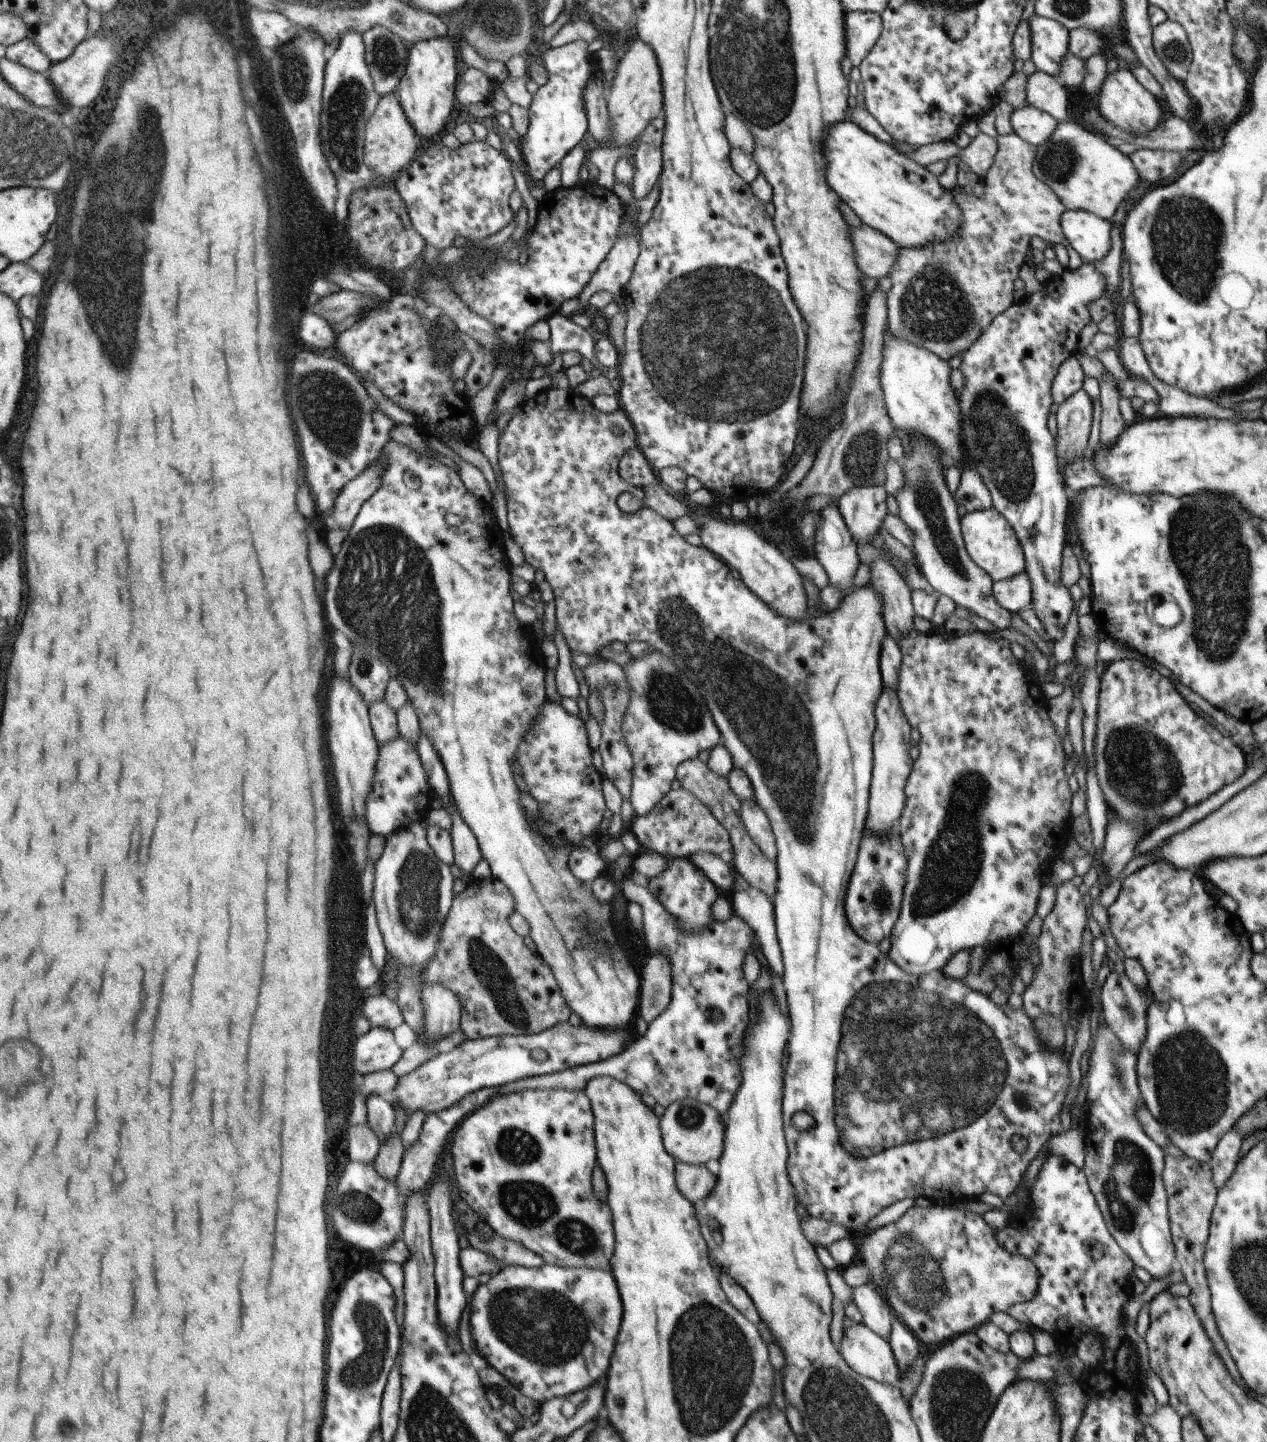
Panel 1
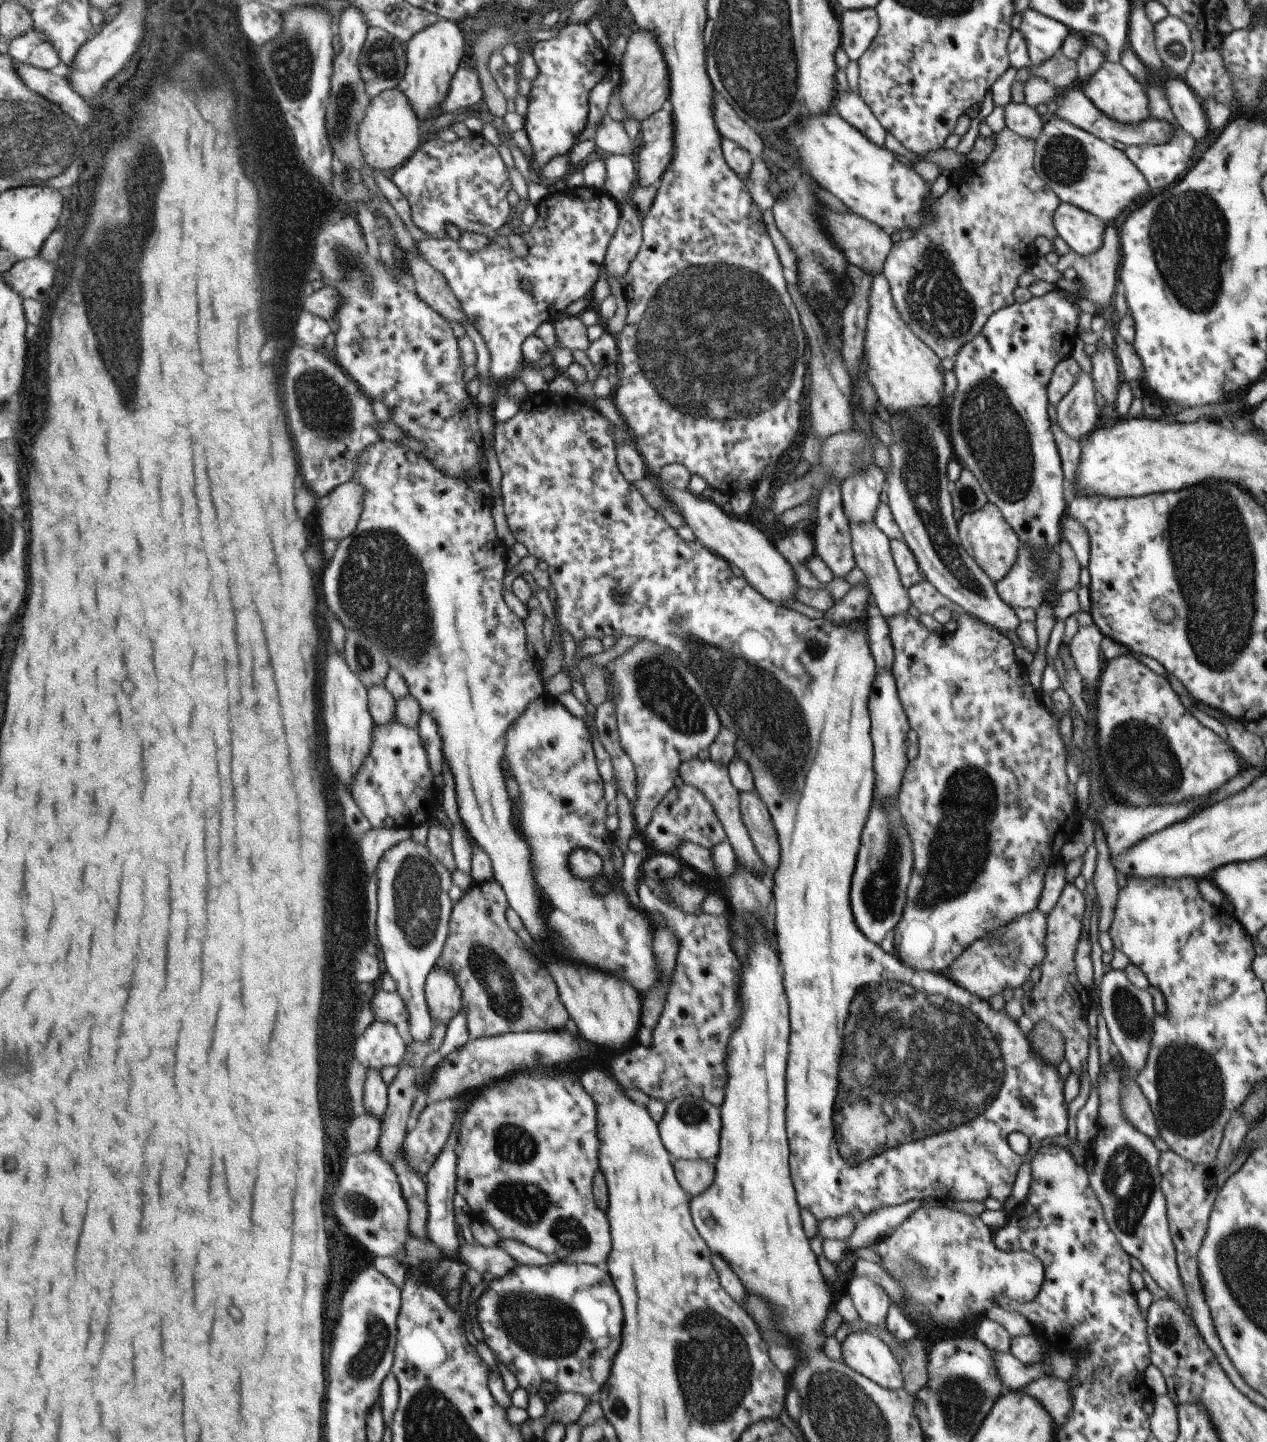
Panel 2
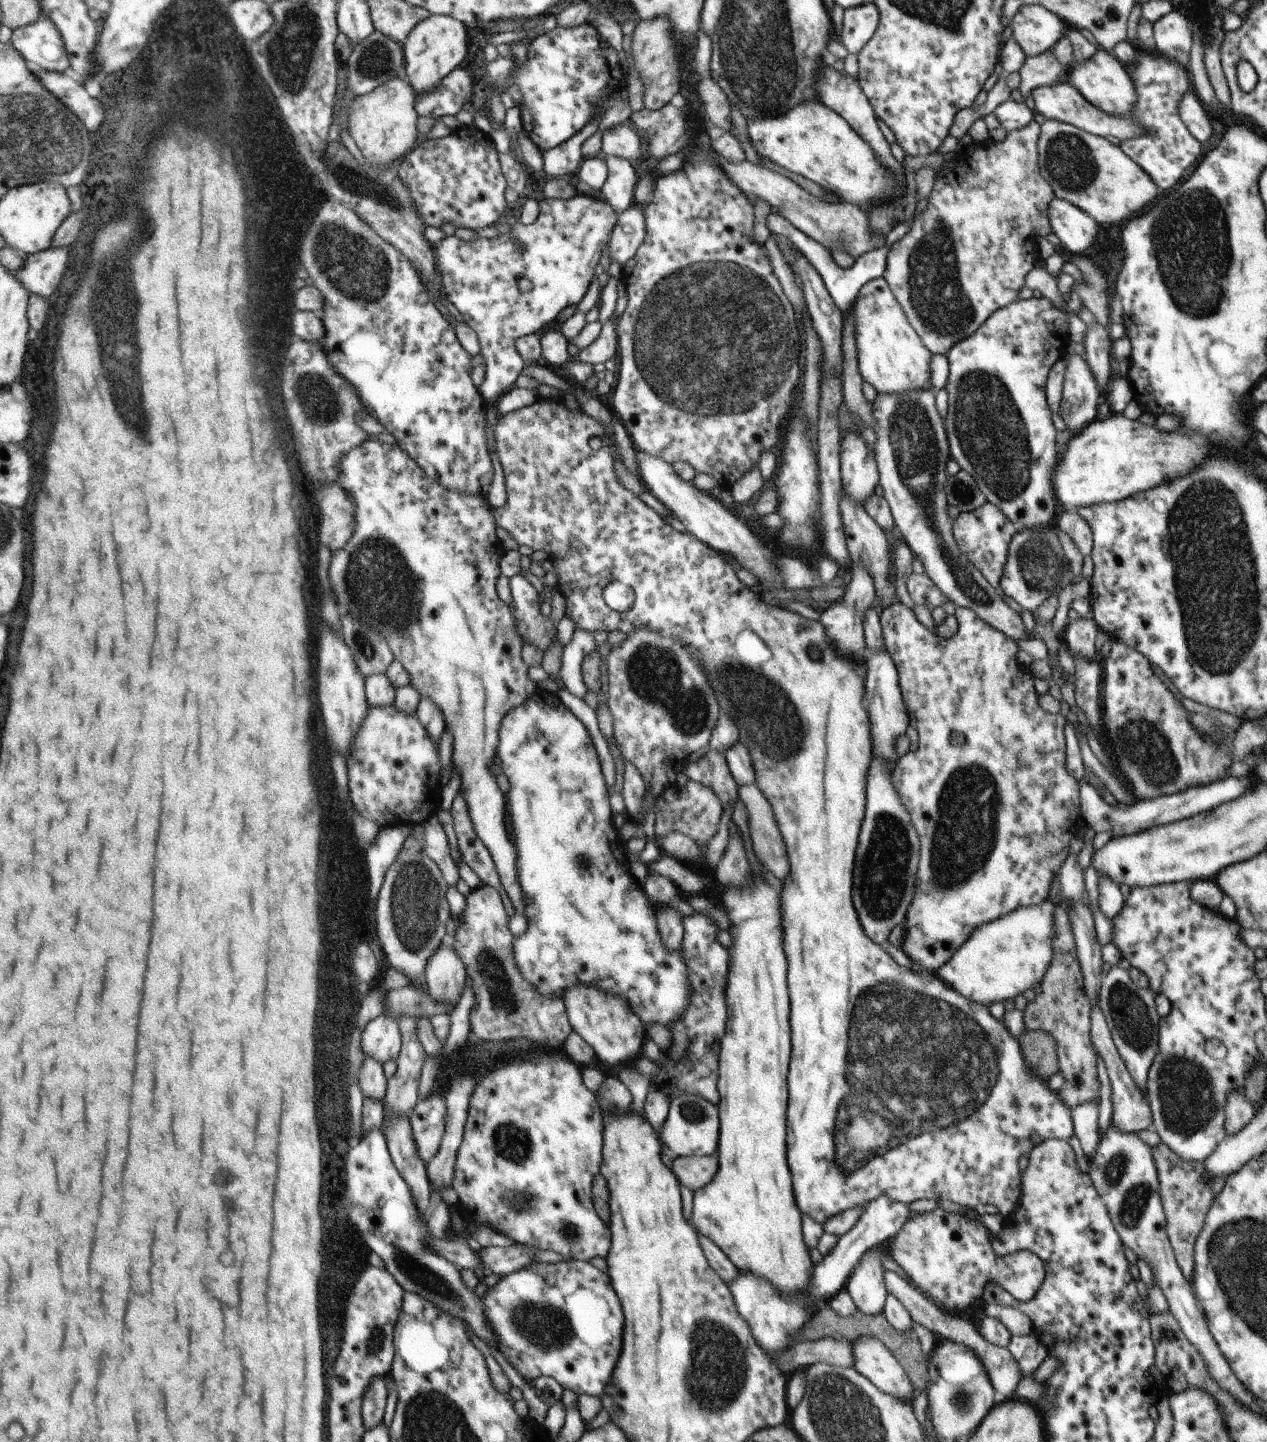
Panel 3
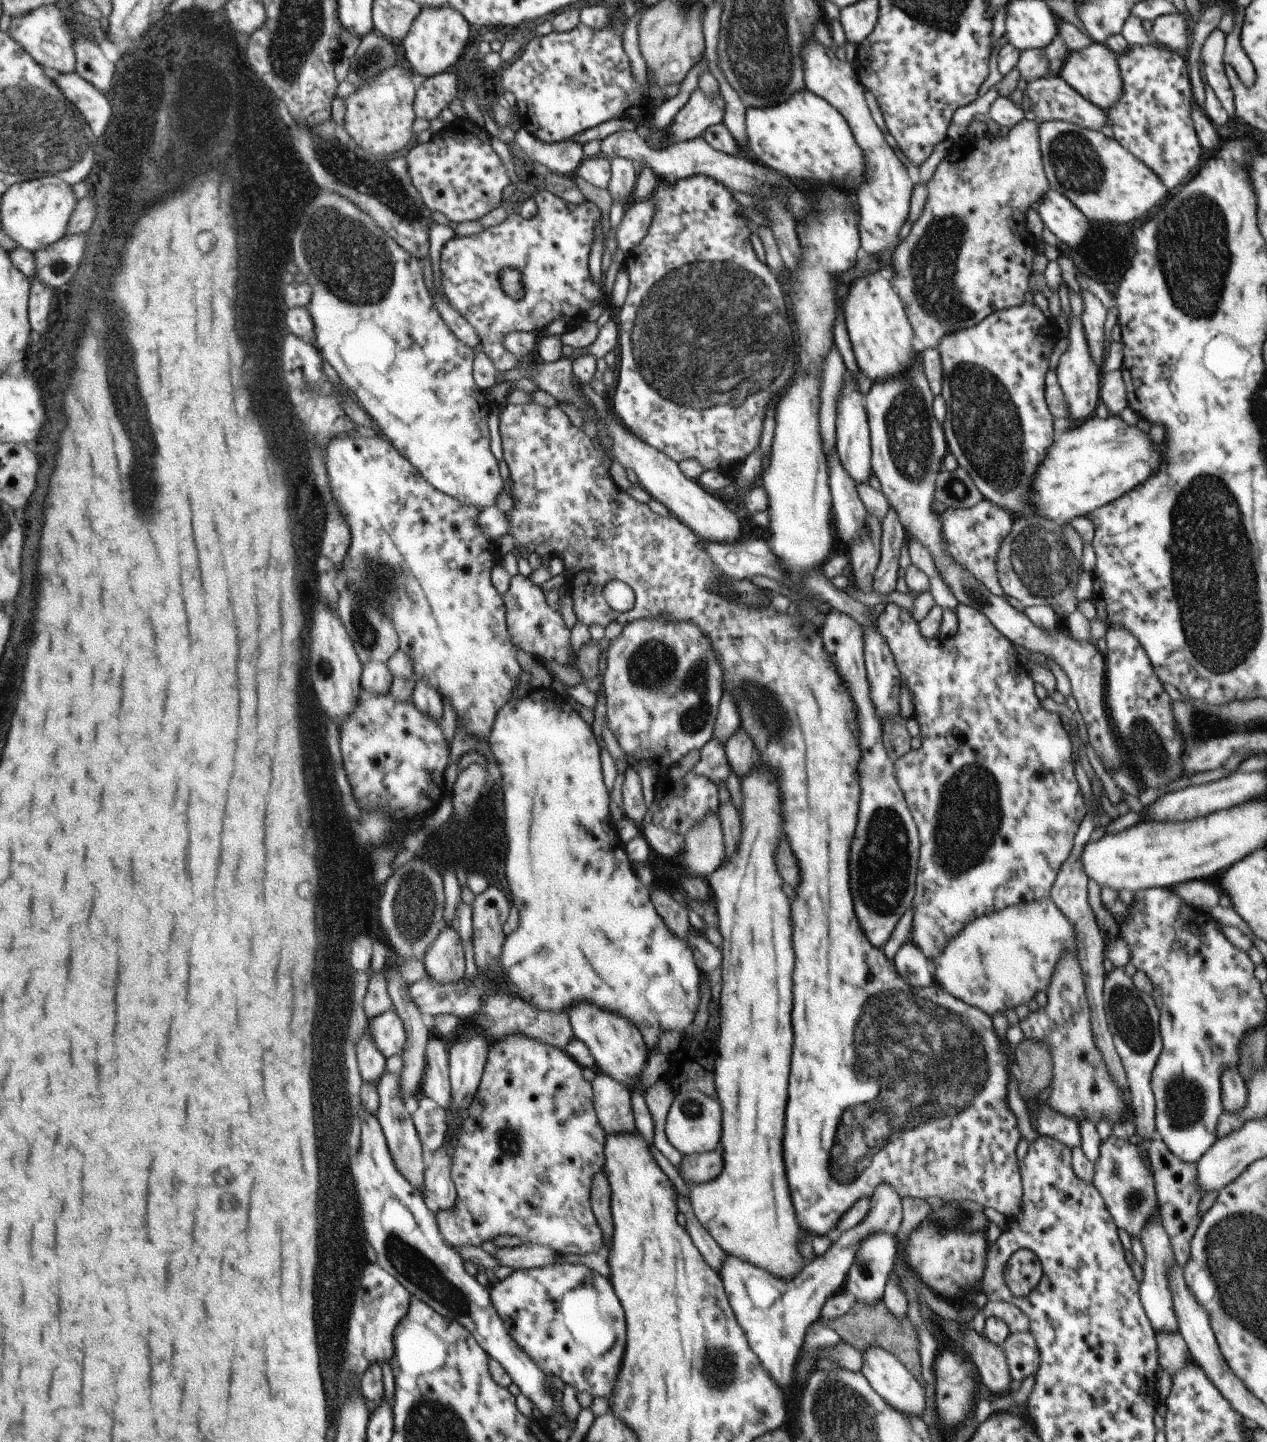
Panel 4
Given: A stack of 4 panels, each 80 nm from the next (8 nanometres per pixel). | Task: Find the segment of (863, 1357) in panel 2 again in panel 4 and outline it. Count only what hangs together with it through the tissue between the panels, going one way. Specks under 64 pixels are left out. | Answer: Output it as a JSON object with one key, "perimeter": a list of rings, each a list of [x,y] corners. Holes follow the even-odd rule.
{"perimeter":[[[865,1348],[861,1353],[862,1365],[860,1373],[865,1377],[869,1386],[887,1403],[891,1408],[906,1415],[921,1417],[925,1408],[923,1386],[911,1376],[903,1365],[882,1348]]]}

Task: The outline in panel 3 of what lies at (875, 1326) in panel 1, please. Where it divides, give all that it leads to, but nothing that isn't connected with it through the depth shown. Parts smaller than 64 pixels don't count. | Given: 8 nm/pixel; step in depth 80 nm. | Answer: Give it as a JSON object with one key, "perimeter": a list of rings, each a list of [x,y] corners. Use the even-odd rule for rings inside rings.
{"perimeter":[[[884,1246],[871,1247],[865,1251],[843,1286],[856,1309],[869,1316],[883,1312],[888,1295],[882,1279],[884,1269],[879,1262],[881,1254],[887,1255]]]}

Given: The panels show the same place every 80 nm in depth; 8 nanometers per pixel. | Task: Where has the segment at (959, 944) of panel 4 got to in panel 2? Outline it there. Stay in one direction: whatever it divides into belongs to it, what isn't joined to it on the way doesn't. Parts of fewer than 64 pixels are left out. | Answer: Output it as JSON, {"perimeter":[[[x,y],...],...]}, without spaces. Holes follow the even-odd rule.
{"perimeter":[[[1039,909],[1015,917],[995,933],[971,943],[959,953],[946,968],[944,974],[968,993],[988,1000],[990,996],[1001,994],[1005,987],[1020,987],[1028,978],[1033,966],[1042,963],[1044,938],[1046,936],[1046,915]]]}

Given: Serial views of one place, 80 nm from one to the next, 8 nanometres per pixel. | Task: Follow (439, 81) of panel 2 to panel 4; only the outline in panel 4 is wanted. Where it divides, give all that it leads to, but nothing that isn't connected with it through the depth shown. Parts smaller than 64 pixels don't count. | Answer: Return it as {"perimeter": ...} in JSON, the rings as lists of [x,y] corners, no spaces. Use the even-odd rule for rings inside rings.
{"perimeter":[[[427,7],[415,19],[410,34],[399,43],[399,46],[402,48],[402,56],[411,63],[416,76],[424,81],[453,68],[463,56],[467,42],[471,41],[471,36],[475,32],[477,31],[474,26],[457,9]]]}

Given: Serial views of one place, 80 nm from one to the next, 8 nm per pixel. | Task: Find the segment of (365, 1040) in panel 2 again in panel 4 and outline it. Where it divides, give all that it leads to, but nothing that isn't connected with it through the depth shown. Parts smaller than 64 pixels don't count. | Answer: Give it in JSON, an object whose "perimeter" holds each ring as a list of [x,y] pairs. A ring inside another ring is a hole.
{"perimeter":[[[397,1010],[386,1012],[368,1020],[370,1035],[386,1058],[401,1055],[406,1047],[407,1032],[404,1020]]]}

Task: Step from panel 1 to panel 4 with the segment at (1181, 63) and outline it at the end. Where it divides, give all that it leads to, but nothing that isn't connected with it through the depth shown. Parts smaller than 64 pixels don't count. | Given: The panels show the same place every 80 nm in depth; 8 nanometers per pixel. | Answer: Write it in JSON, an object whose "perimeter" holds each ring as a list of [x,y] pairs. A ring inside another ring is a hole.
{"perimeter":[[[1186,13],[1166,14],[1158,16],[1152,22],[1152,36],[1157,45],[1178,54],[1187,60],[1189,44],[1189,19]]]}

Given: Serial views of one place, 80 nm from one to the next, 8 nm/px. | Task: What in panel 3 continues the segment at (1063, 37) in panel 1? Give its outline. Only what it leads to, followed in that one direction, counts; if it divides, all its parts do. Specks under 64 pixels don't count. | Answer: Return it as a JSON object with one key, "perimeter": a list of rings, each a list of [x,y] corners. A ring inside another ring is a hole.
{"perimeter":[[[1023,5],[1007,26],[1008,35],[1013,37],[1027,57],[1051,51],[1054,44],[1067,30],[1060,18],[1039,5]]]}

